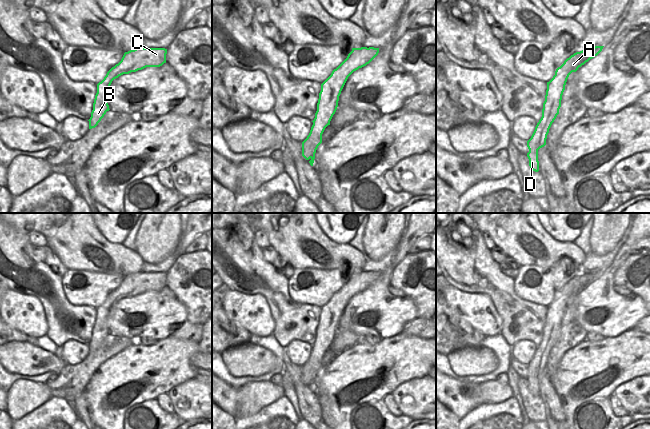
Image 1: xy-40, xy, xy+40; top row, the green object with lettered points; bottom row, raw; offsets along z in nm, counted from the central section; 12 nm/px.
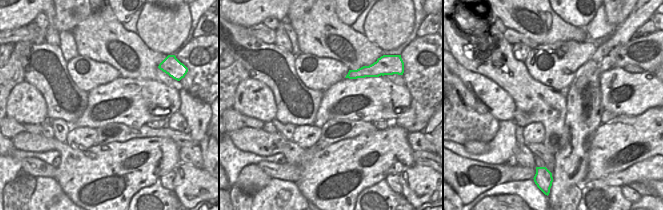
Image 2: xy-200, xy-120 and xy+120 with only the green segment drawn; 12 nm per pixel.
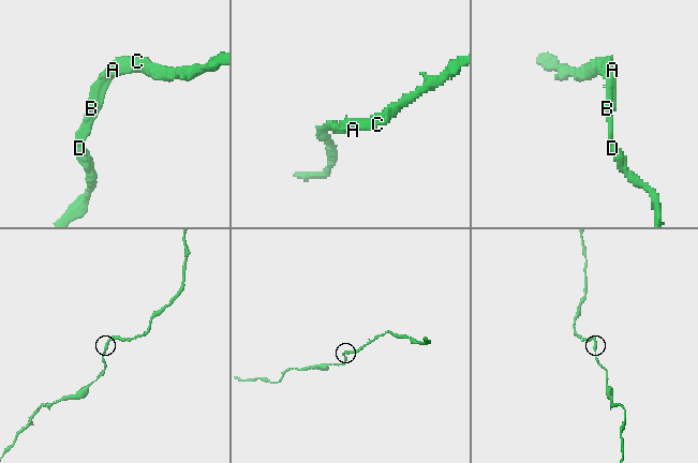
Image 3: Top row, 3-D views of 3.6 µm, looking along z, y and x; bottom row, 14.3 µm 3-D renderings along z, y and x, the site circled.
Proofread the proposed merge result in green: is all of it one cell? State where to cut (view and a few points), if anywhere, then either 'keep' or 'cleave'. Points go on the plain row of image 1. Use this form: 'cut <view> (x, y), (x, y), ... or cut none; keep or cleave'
cut none; keep

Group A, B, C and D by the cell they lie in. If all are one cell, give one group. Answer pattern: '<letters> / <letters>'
A B C D

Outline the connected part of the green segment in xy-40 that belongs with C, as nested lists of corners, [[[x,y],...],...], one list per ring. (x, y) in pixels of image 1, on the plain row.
[[[136,272],[125,276],[121,285],[112,291],[97,308],[93,334],[89,345],[89,353],[95,352],[107,335],[107,317],[112,305],[123,298],[129,298],[146,291],[160,291],[166,287],[167,273],[165,272]]]

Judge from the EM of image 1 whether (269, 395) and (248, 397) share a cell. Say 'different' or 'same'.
same

